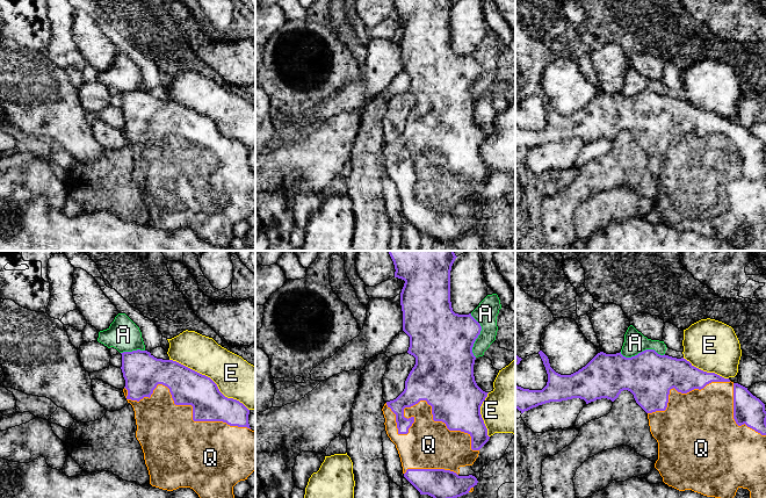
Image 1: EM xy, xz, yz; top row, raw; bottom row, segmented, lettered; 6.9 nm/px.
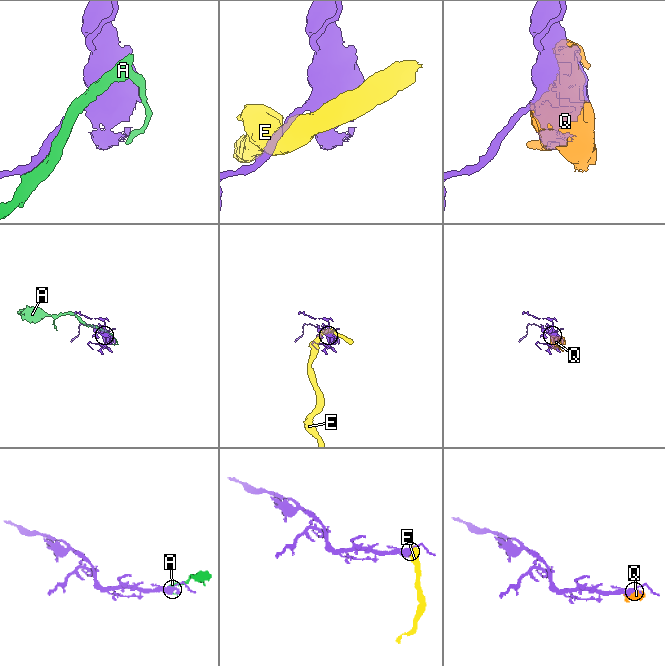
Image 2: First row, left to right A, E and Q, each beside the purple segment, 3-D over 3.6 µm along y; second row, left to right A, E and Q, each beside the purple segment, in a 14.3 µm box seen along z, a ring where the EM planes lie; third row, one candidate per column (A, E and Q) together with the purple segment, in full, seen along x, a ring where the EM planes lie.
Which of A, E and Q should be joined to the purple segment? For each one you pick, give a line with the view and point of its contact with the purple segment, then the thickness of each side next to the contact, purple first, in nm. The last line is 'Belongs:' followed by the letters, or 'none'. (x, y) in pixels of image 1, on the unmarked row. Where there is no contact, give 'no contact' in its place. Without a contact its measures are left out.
Q: xz (418, 142) | 420/260 nm
Belongs: Q

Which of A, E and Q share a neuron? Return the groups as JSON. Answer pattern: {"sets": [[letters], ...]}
{"sets": [["A"], ["E"], ["Q"]]}

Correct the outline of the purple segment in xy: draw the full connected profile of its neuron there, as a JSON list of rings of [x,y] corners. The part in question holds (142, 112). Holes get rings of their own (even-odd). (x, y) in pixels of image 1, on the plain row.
[[[147,91],[123,92],[124,136],[133,147],[139,181],[152,226],[173,231],[190,228],[214,246],[230,246],[233,226],[255,210],[255,172],[248,164],[250,150],[239,140],[225,137],[217,124],[176,101],[154,98]]]

